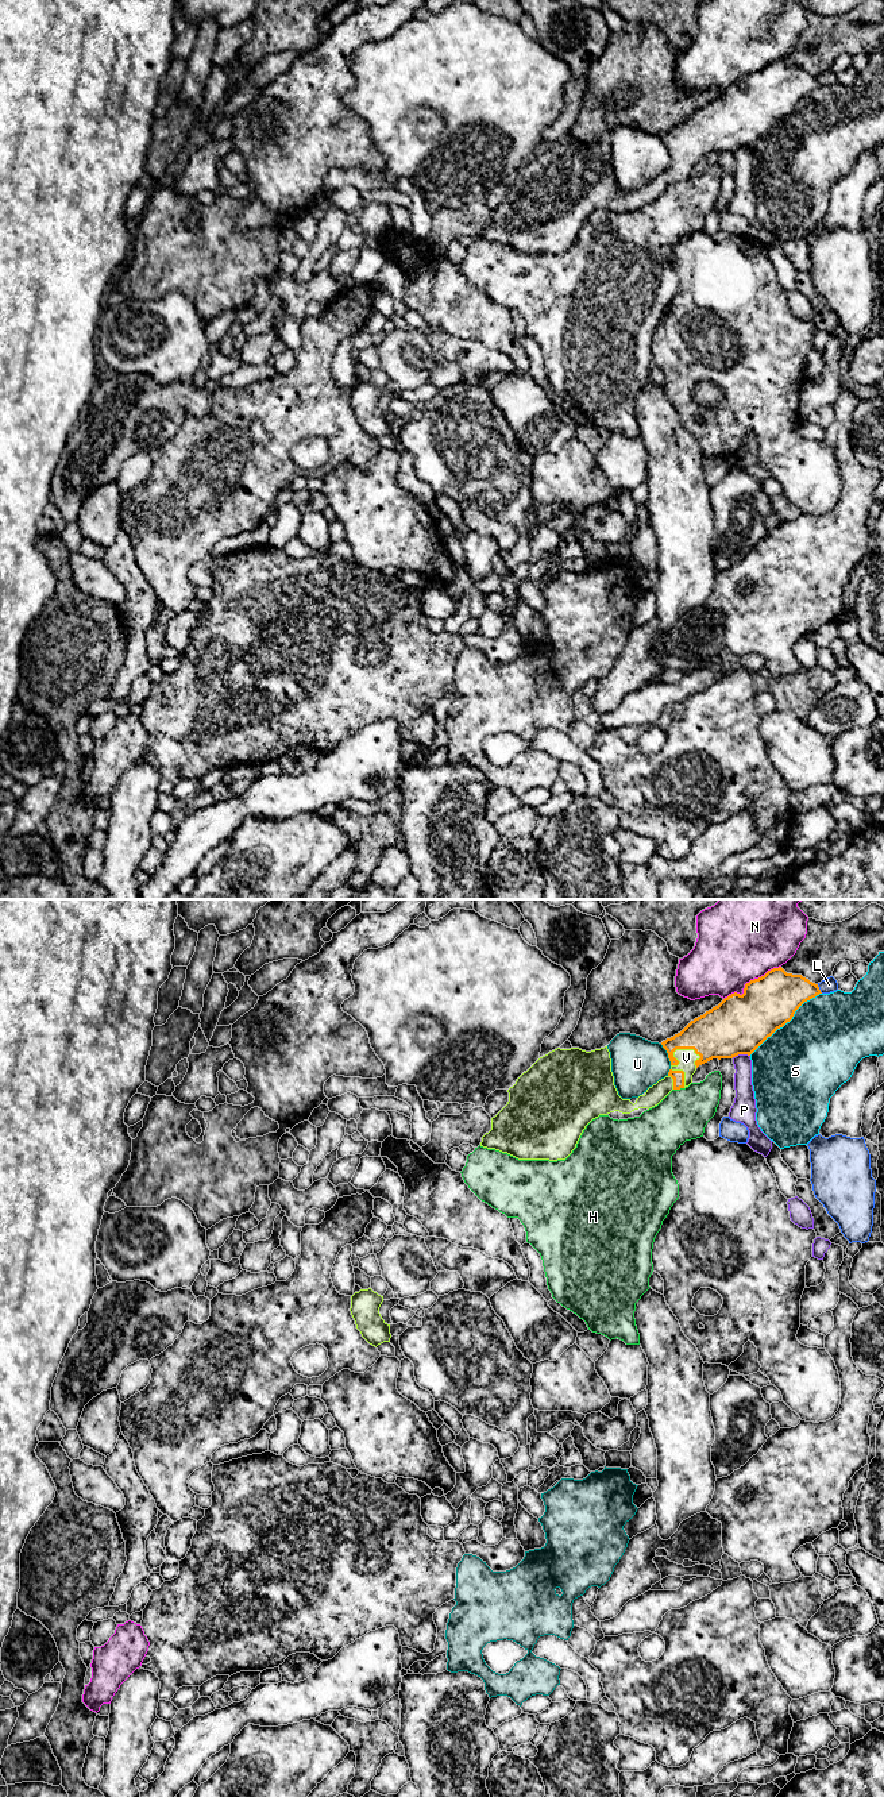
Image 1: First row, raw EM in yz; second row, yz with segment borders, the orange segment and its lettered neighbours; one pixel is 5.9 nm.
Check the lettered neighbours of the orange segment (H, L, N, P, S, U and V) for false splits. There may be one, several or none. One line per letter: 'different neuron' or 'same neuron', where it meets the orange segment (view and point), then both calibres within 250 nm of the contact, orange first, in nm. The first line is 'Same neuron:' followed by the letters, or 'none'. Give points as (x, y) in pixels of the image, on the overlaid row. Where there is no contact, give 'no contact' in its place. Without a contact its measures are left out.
Same neuron: V
H: different neuron | yz (678, 1088) | 70/300 nm
L: different neuron | yz (818, 988) | 280/90 nm
N: different neuron | yz (751, 980) | 320/500 nm
P: different neuron | yz (740, 1053) | 360/110 nm
S: different neuron | yz (786, 1022) | 320/500 nm
U: different neuron | yz (668, 1055) | 220/300 nm
V: same neuron | yz (678, 1048) | 280/110 nm

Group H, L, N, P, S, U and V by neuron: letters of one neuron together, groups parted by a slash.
H / L / N / P / S / U / V

